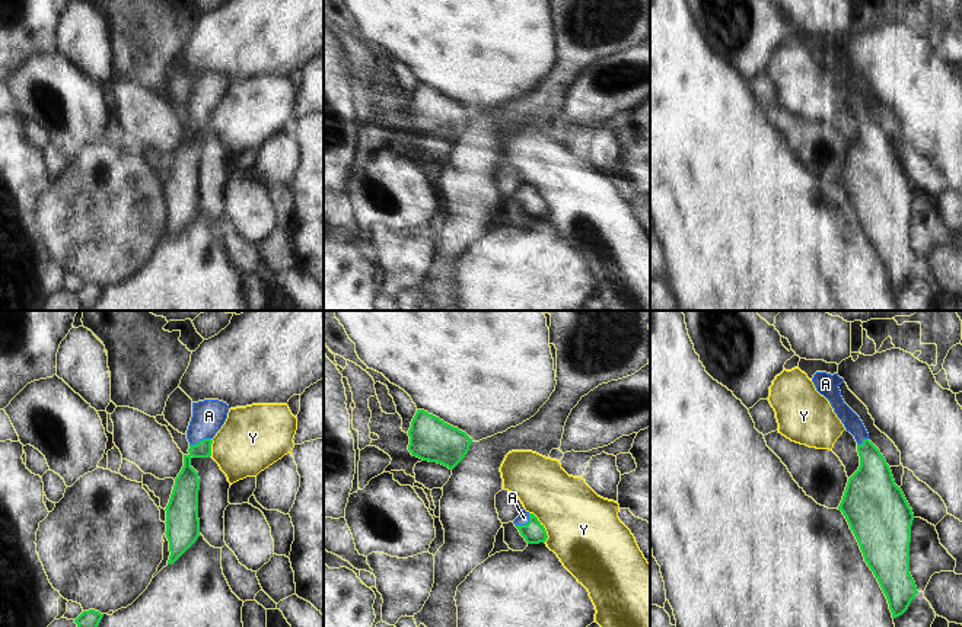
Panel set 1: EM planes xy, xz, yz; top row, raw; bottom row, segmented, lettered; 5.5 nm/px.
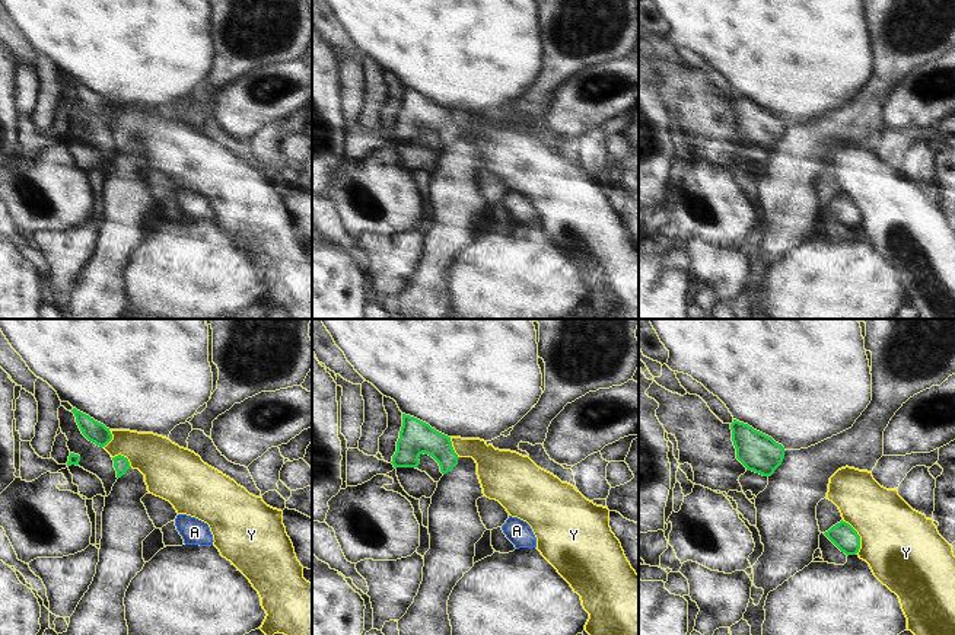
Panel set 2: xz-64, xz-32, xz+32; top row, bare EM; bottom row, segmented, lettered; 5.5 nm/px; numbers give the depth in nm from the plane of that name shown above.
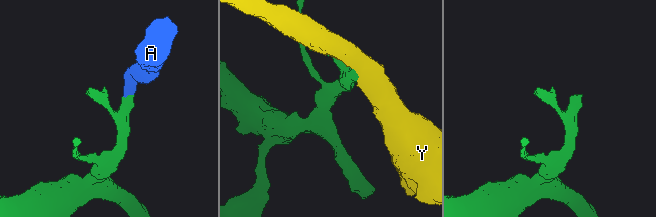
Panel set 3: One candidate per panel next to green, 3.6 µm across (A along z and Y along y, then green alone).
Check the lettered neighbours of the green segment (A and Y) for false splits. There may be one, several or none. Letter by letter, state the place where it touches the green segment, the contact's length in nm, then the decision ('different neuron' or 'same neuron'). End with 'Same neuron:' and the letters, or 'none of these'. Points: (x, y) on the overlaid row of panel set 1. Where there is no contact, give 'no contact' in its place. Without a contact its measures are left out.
A: xz (526, 524) | 110 nm | same neuron
Y: xz (542, 527) | 190 nm | different neuron
Same neuron: A

